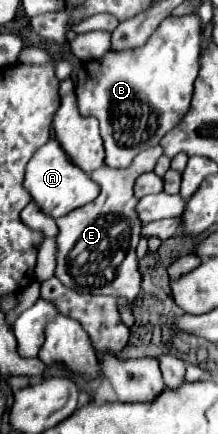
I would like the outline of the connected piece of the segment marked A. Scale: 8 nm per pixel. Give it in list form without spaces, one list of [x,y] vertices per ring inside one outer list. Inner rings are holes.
[[[50,139],[30,159],[30,163],[26,167],[24,189],[30,193],[32,201],[38,205],[38,209],[54,219],[64,217],[70,211],[74,211],[74,209],[78,209],[78,207],[82,207],[98,197],[98,185],[88,175],[84,175],[84,171],[80,171],[78,167],[74,167],[70,163],[70,159],[60,149],[56,139]]]

